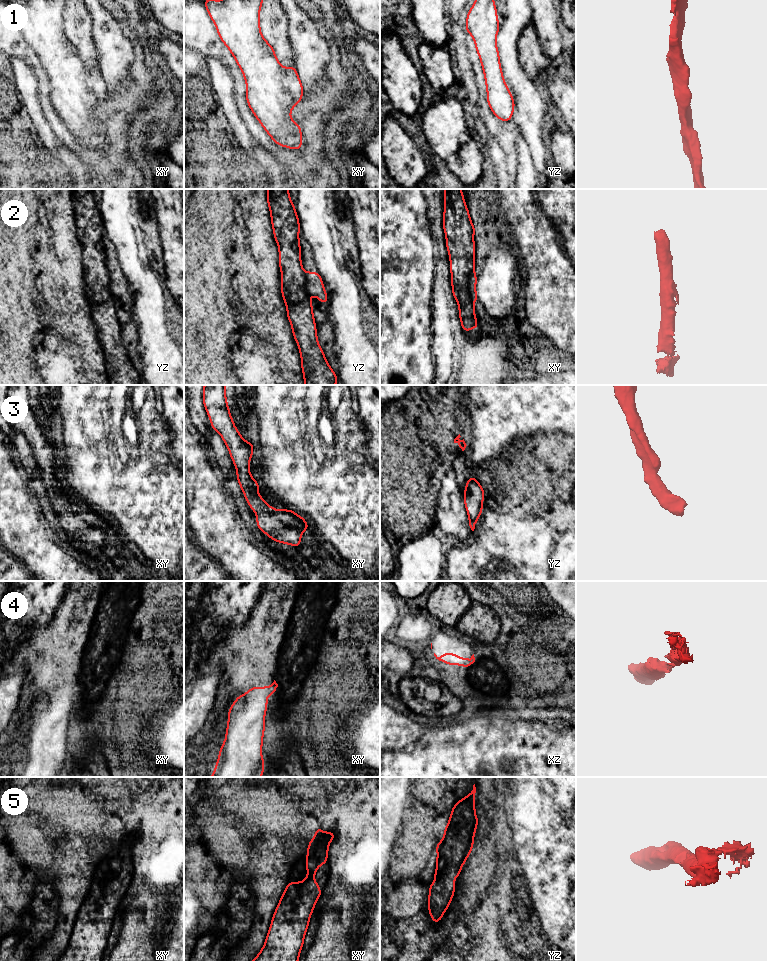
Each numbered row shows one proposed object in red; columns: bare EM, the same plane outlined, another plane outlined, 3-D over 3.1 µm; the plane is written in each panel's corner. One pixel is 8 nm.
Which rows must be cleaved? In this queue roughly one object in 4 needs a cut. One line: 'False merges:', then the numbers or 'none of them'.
False merges: none of them

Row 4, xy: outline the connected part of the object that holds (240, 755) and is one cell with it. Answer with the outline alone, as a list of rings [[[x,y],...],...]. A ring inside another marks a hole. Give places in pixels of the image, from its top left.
[[[274,682],[269,687],[252,687],[246,694],[237,696],[228,710],[228,725],[226,737],[219,750],[216,768],[210,777],[261,777],[264,772],[262,758],[264,719],[267,710],[267,695],[277,692],[278,684]]]

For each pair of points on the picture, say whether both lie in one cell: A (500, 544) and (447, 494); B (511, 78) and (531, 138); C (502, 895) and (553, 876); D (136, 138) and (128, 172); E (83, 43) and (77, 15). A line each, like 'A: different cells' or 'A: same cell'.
A: different cells
B: same cell
C: different cells
D: different cells
E: same cell

